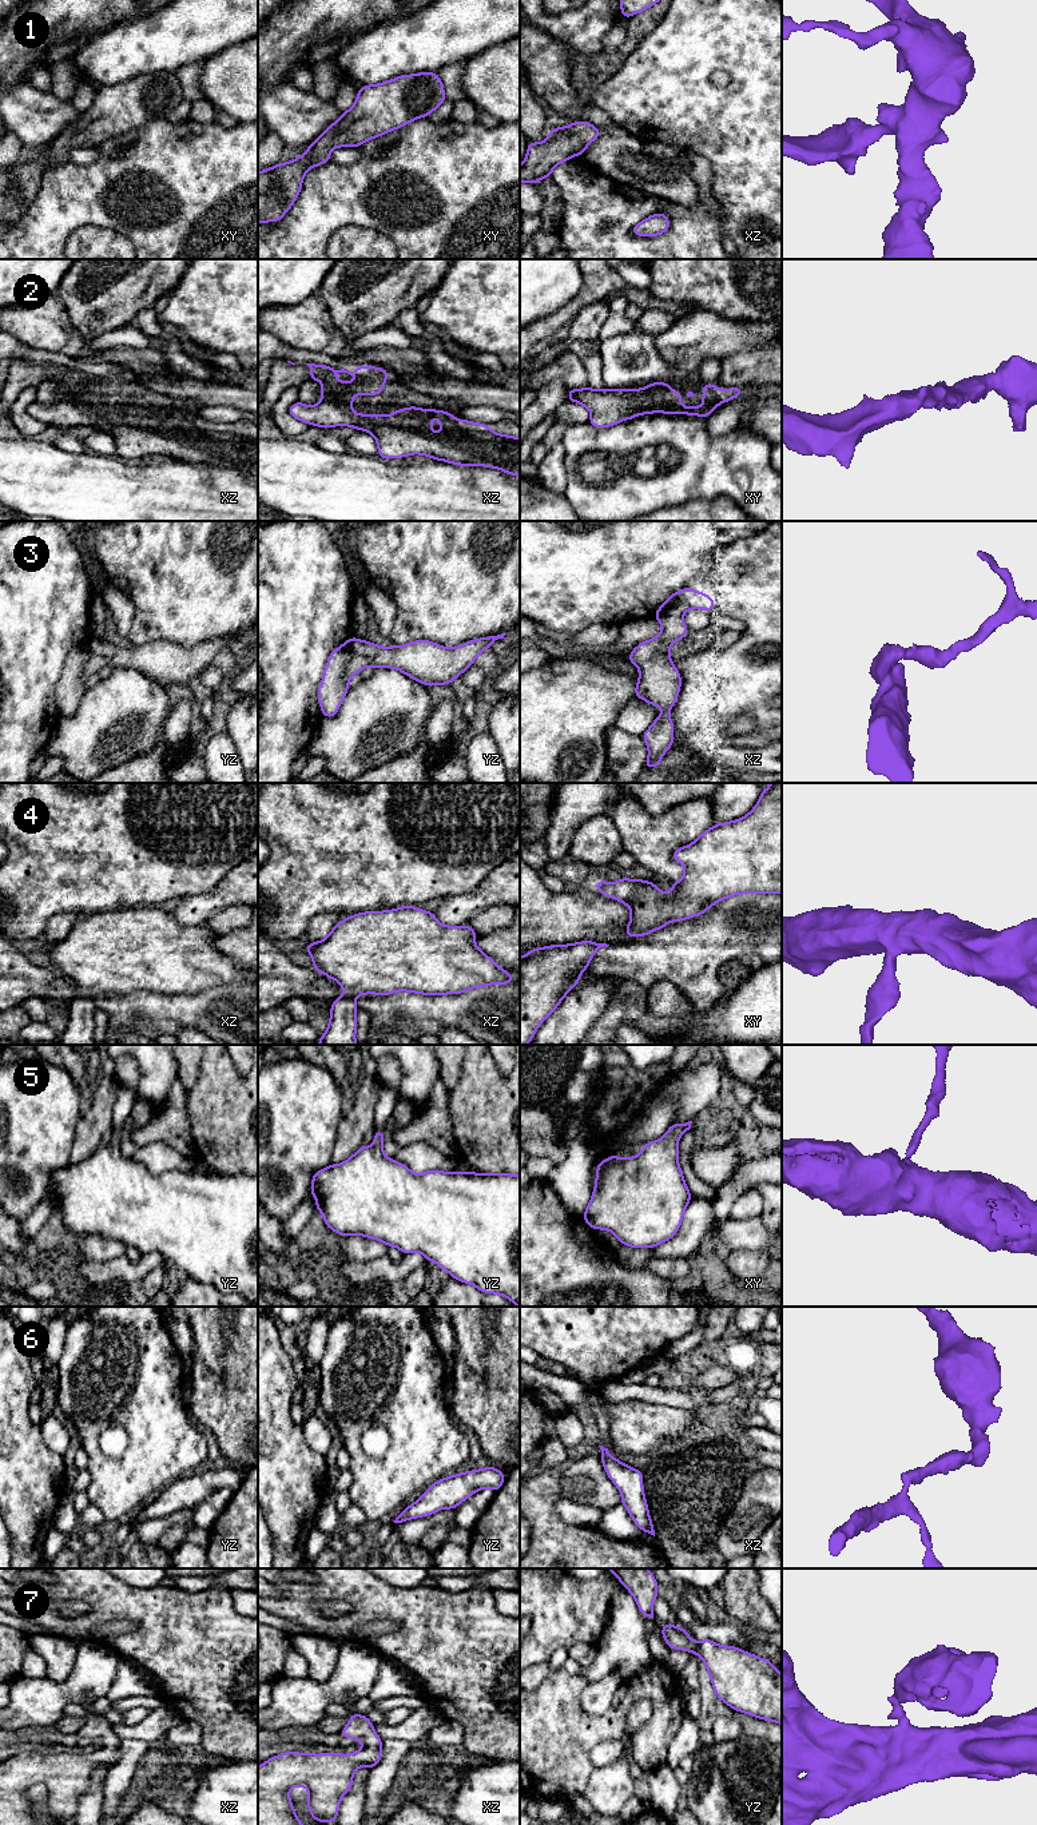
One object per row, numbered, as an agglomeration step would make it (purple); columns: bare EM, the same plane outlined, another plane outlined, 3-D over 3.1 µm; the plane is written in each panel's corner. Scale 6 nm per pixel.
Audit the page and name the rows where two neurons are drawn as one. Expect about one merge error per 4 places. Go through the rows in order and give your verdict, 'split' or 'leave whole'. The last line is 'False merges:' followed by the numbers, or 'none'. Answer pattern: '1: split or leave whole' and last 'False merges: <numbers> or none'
1: leave whole
2: leave whole
3: leave whole
4: leave whole
5: leave whole
6: leave whole
7: leave whole
False merges: none

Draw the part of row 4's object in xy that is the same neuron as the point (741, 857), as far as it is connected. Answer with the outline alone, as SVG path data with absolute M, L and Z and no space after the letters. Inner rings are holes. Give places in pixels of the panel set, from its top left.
M782 783L762 788L759 802L746 816L716 823L691 844L675 850L672 858L686 871L679 882L671 882L674 888L667 895L649 880L620 878L615 884L596 880L597 891L631 908L627 937L645 937L670 922L703 915L711 906L734 895L782 892Z

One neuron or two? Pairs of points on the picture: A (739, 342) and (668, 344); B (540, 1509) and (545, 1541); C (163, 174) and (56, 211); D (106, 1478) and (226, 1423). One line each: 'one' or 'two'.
A: one
B: one
C: one
D: two

